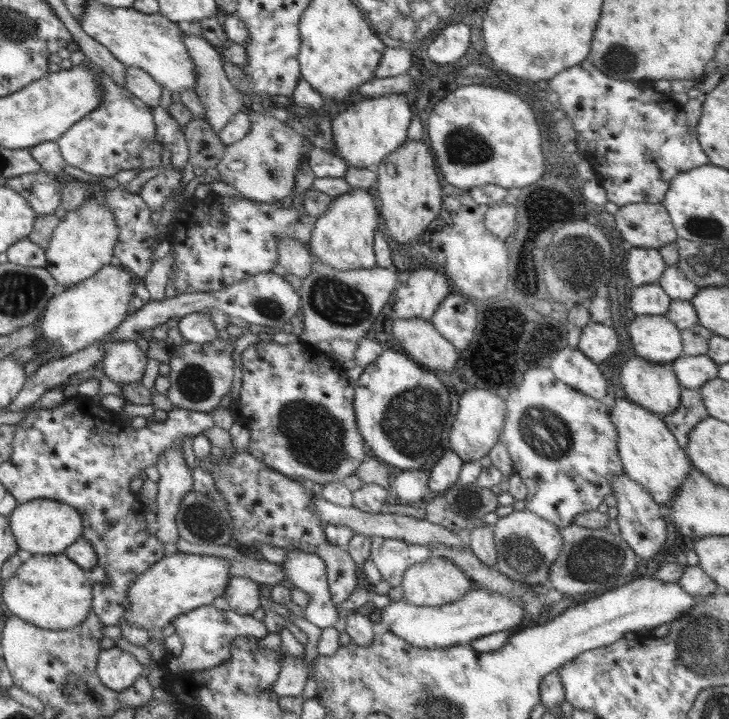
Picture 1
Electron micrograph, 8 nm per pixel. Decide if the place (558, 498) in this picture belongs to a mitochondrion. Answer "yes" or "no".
no

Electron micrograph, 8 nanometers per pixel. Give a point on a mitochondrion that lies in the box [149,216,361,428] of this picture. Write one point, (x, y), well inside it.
(195, 383)

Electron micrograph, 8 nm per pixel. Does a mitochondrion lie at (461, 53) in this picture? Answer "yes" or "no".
no

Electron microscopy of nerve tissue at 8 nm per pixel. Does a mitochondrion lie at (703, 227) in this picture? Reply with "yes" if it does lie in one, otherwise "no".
yes

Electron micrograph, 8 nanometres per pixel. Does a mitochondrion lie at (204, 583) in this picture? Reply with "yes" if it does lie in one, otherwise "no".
no

